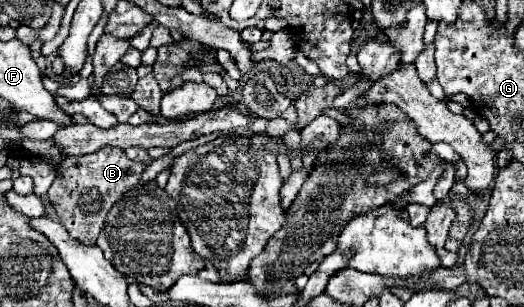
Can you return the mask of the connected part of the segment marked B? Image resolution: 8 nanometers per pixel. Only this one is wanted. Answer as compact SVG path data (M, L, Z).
M102 148L88 156L70 156L56 168L56 178L50 186L50 204L68 234L82 244L96 244L98 232L108 210L134 186L142 184L140 174L148 168L146 162L130 160L122 148Z

